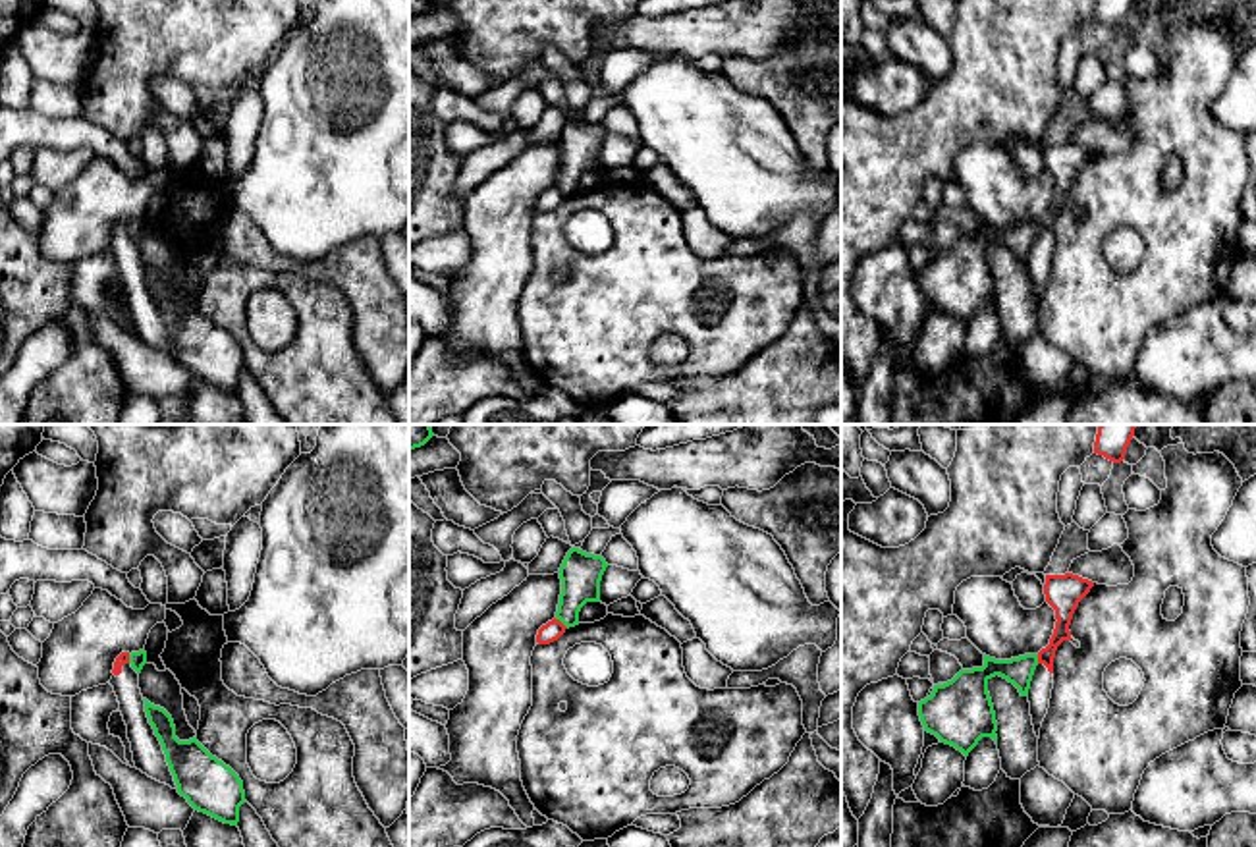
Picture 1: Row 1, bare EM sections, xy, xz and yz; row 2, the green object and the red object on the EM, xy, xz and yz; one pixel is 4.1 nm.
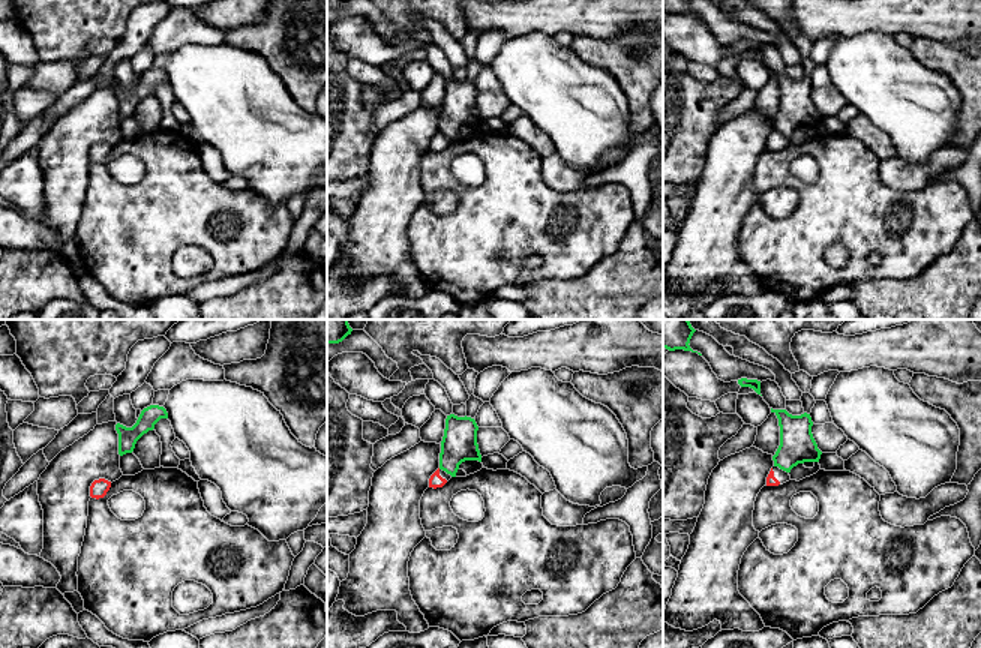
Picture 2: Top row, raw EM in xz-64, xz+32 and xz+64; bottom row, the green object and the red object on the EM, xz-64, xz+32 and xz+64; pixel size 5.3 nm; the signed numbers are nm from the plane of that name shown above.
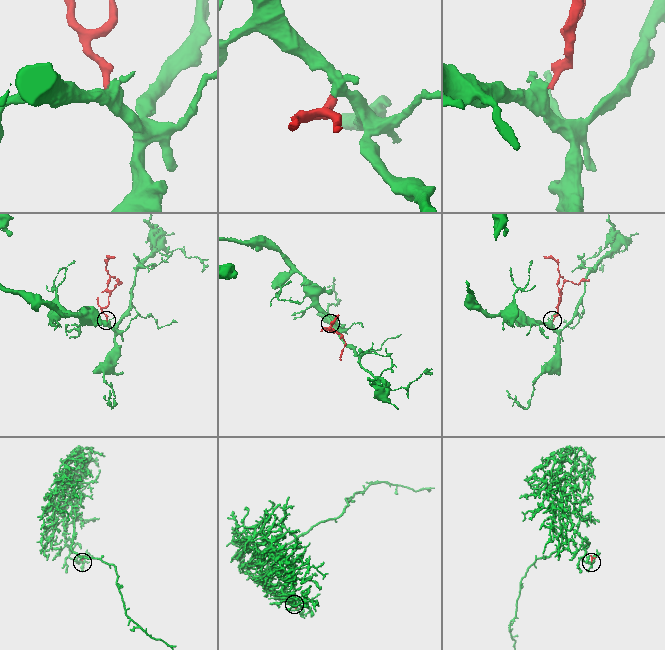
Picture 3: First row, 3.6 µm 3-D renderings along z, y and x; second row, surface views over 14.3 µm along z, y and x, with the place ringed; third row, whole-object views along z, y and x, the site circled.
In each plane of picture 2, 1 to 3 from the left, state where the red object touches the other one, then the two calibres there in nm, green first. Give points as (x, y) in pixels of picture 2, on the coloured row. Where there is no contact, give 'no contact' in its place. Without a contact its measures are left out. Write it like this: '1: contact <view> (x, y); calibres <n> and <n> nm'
1: no contact
2: no contact
3: no contact

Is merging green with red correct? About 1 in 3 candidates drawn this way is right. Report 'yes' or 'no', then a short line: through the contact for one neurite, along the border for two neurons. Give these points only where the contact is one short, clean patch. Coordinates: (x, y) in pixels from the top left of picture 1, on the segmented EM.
no | xz (554, 618), (568, 628)

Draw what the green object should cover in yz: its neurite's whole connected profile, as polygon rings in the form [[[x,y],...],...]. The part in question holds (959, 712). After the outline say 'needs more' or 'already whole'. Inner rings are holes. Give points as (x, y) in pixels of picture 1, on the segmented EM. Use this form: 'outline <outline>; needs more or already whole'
outline [[[984,654],[984,666],[961,669],[951,681],[934,685],[930,697],[918,702],[924,731],[940,743],[951,745],[965,756],[982,737],[997,745],[997,722],[988,693],[988,681],[996,675],[1013,683],[1021,697],[1028,697],[1030,681],[1038,666],[1038,654],[1011,660],[996,660]]]; already whole

